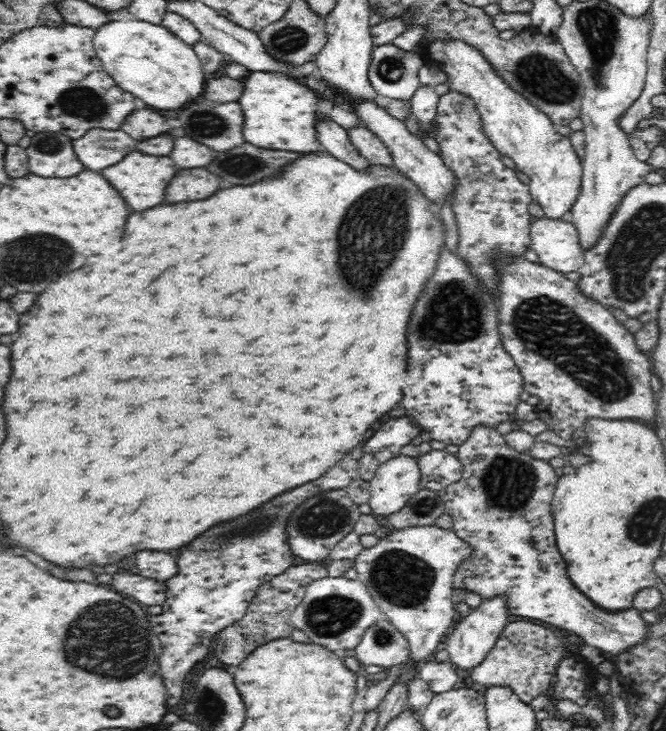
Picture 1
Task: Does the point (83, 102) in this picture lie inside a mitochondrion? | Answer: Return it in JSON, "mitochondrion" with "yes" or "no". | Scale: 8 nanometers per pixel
{"mitochondrion":"yes"}

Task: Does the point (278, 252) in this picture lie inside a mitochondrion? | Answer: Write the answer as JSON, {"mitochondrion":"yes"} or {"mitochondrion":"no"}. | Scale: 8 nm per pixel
{"mitochondrion":"no"}

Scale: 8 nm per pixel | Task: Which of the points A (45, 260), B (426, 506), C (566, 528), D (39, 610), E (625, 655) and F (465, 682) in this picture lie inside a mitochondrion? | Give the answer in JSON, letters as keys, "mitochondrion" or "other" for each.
{"A":"mitochondrion","B":"mitochondrion","C":"other","D":"other","E":"other","F":"other"}

